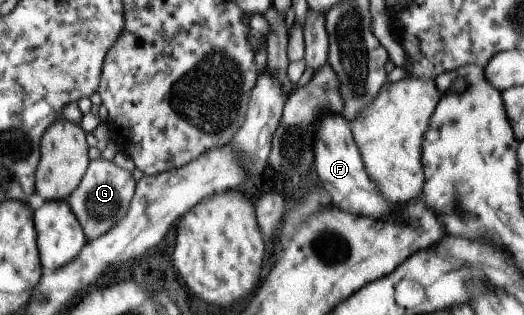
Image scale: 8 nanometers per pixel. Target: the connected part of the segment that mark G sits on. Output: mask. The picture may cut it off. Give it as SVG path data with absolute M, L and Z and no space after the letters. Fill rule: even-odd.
M97 157L89 160L85 172L66 202L81 225L87 241L92 241L110 229L126 213L132 199L136 181L125 168L117 166L112 160Z

